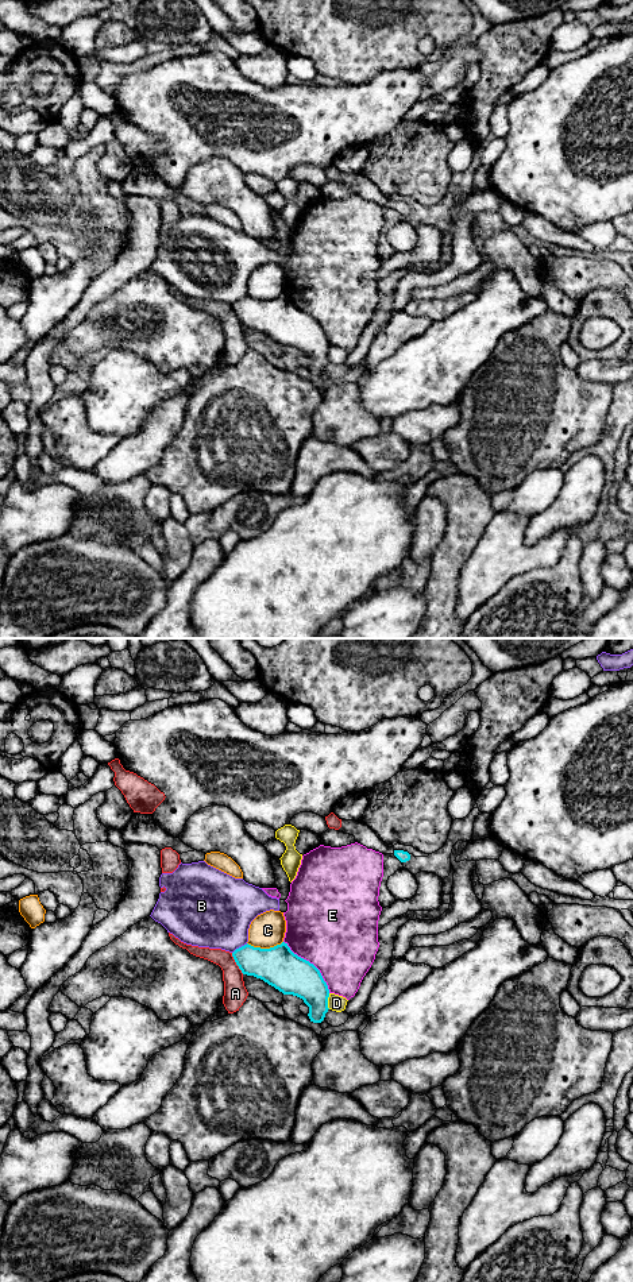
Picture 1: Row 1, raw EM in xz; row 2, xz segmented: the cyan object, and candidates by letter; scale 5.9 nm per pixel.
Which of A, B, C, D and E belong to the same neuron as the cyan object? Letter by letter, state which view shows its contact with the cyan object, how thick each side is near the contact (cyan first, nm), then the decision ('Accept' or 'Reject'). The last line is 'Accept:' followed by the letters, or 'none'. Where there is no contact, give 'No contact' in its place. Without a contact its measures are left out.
A: Touches cyan in xz. Thickness 240 nm (cyan) against 140 nm. Reject
B: Touches cyan in xz. Thickness 220 nm (cyan) against 420 nm. Reject
C: Touches cyan in xz. Thickness 240 nm (cyan) against 200 nm. Reject
D: Touches cyan in xz. Thickness 220 nm (cyan) against 100 nm. Reject
E: Touches cyan in xz. Thickness 240 nm (cyan) against 500 nm. Reject
Accept: none

